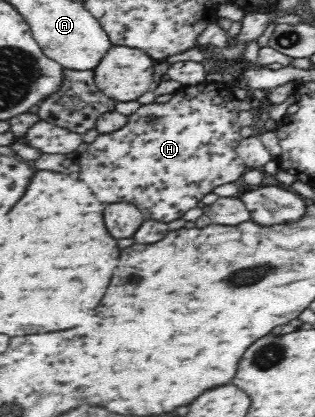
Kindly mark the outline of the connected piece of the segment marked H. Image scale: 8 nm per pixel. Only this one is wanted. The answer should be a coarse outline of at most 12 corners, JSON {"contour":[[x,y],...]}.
{"contour":[[221,82],[142,104],[79,155],[100,203],[182,218],[249,167]]}

